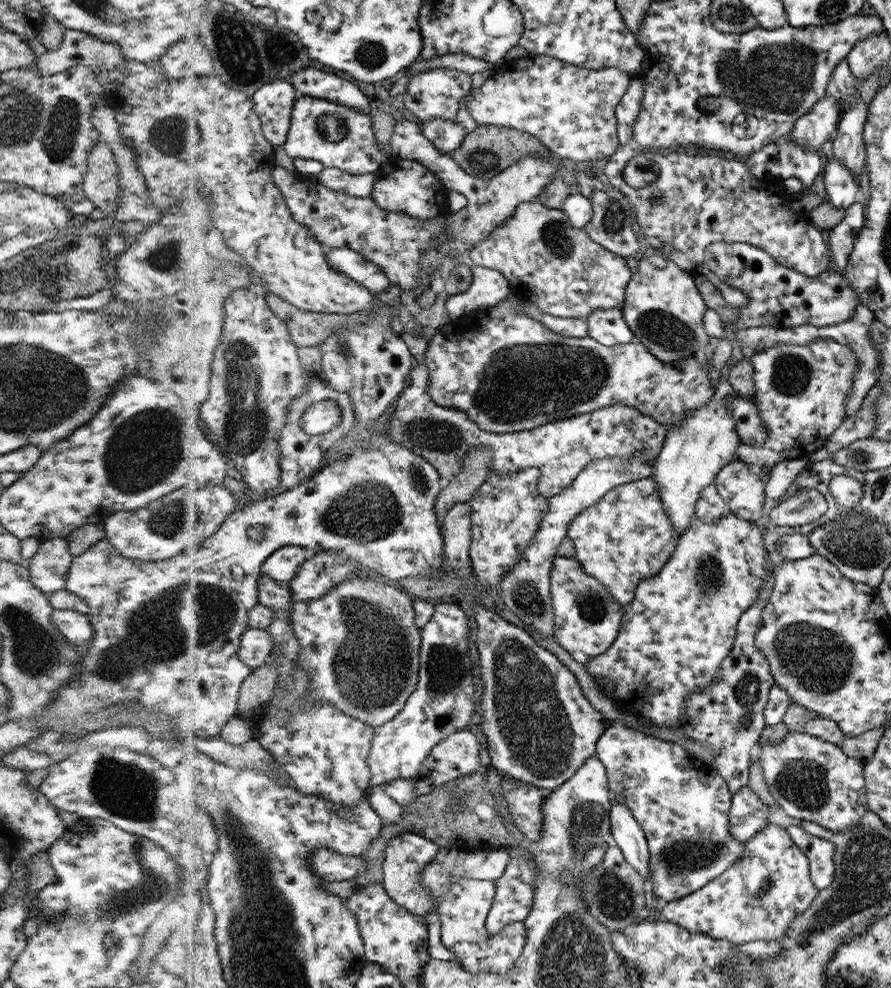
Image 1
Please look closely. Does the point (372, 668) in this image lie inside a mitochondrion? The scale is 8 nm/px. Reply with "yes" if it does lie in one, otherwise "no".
yes

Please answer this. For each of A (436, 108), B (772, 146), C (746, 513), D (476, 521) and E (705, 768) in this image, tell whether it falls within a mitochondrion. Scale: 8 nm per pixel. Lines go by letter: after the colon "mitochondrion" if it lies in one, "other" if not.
A: other
B: other
C: other
D: other
E: other

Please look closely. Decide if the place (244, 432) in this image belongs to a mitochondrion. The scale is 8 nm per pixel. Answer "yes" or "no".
yes

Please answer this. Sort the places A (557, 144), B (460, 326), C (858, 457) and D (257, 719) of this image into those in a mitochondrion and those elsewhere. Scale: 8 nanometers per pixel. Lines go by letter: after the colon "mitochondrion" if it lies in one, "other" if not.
A: other
B: other
C: mitochondrion
D: other

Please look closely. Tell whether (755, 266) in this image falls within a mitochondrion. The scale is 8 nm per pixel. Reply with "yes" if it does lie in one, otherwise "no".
no

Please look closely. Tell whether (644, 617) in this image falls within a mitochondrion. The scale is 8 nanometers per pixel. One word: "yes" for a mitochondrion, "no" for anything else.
no

